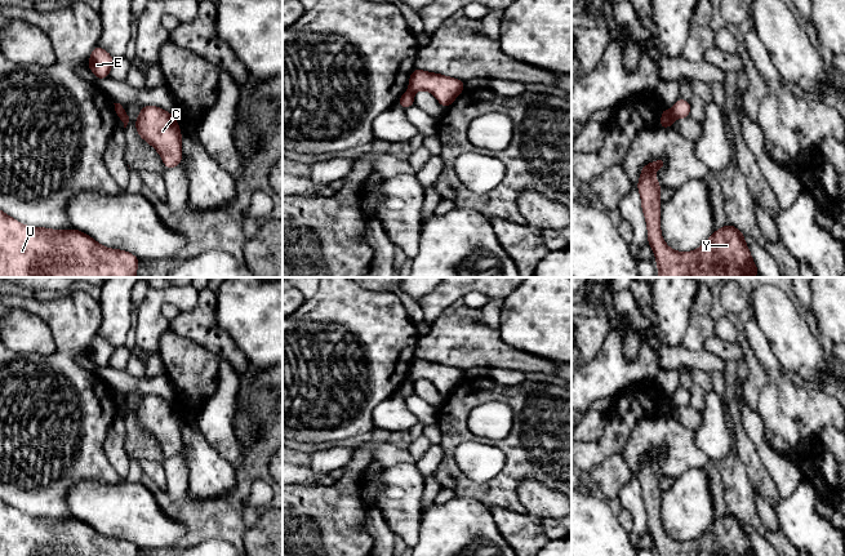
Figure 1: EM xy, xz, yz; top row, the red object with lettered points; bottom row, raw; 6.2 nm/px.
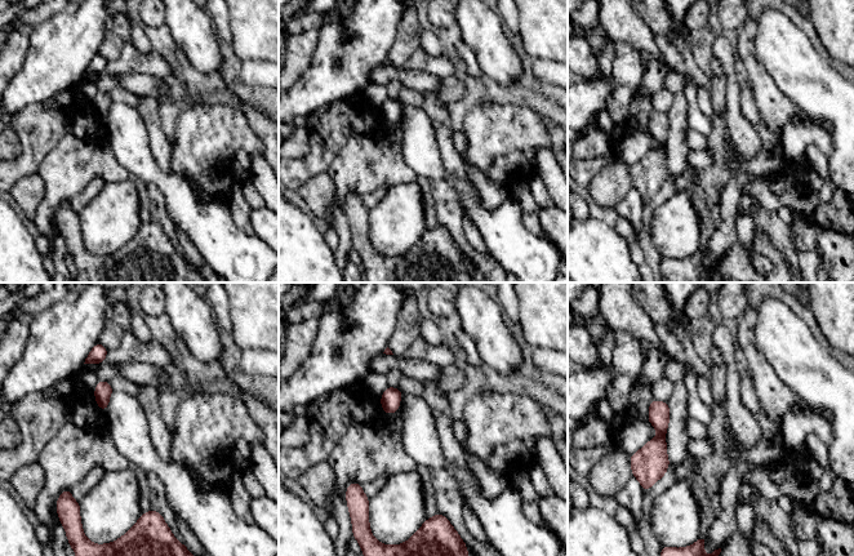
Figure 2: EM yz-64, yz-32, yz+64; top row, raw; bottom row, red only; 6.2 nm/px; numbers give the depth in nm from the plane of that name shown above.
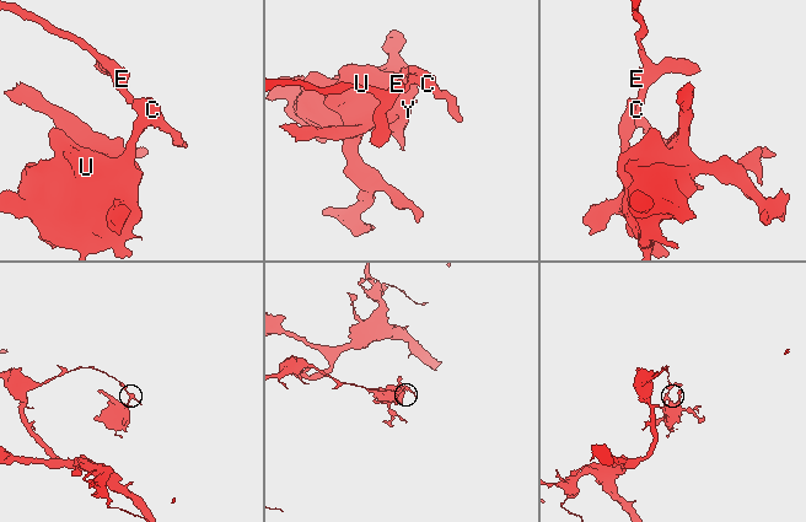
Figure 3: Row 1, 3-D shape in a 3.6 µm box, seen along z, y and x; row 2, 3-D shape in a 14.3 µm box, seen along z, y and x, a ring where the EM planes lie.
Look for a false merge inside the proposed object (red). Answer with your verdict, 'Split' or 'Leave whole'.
Split

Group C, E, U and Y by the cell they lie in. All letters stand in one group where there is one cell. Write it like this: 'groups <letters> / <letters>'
groups C U Y / E

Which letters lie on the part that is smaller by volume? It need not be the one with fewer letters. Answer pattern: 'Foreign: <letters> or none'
Foreign: C, U, Y

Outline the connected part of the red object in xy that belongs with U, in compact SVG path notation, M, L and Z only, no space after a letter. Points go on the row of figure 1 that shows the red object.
M0 210L0 277L135 277L139 259L110 249L79 230L50 230L19 223Z

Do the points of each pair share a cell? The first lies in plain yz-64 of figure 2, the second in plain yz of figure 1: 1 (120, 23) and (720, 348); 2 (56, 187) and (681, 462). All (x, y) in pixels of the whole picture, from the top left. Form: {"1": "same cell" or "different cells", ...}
{"1": "same cell", "2": "same cell"}

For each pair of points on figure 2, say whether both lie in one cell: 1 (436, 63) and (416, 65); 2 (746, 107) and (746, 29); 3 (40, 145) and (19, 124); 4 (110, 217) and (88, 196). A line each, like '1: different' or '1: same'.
1: same
2: different
3: same
4: different

